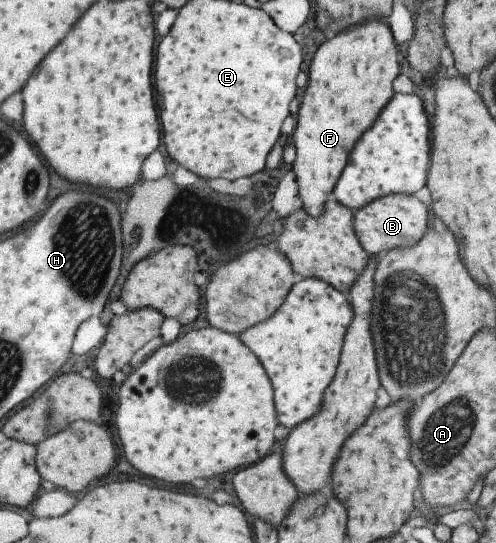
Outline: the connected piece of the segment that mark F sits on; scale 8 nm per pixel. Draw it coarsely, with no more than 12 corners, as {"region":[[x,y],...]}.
{"region":[[369,21],[315,55],[289,139],[320,218],[393,99],[399,47]]}

